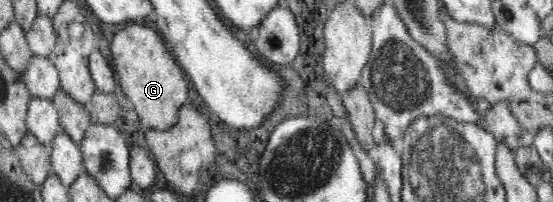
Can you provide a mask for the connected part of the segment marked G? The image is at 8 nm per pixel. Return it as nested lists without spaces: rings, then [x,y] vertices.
[[[129,25],[111,39],[109,46],[111,47],[111,58],[113,58],[111,61],[113,71],[115,69],[115,75],[119,76],[119,83],[123,93],[126,94],[126,98],[135,106],[141,125],[163,131],[175,124],[177,112],[187,103],[188,80],[185,79],[185,74],[180,66],[175,63],[176,59],[171,56],[163,37],[153,29],[147,29],[141,25]]]

